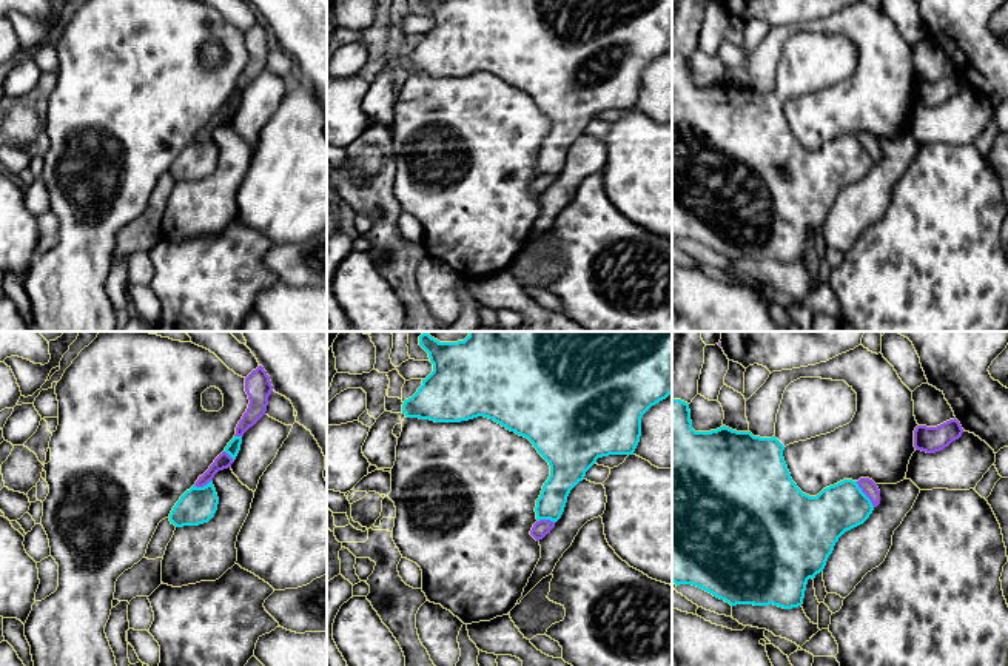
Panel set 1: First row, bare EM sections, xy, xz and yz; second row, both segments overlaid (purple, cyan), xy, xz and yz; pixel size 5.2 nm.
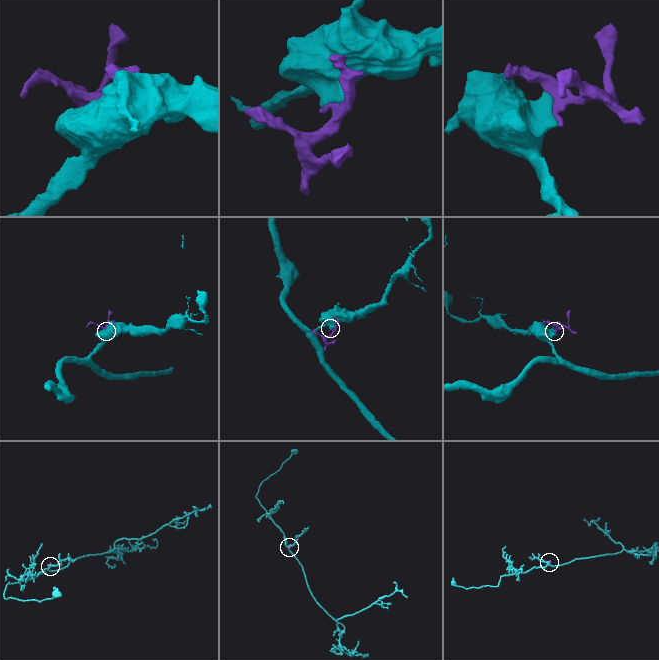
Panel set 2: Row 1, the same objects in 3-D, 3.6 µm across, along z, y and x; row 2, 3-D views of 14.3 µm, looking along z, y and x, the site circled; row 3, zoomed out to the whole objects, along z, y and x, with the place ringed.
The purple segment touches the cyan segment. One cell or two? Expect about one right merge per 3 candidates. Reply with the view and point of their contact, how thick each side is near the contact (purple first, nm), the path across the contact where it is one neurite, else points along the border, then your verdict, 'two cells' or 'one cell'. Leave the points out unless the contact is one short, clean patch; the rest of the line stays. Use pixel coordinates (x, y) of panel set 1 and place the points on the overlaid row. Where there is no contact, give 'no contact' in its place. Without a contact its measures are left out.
meets purple in yz at (863, 492); 80 nm thick on the purple side, 260 nm on the other; two cells

